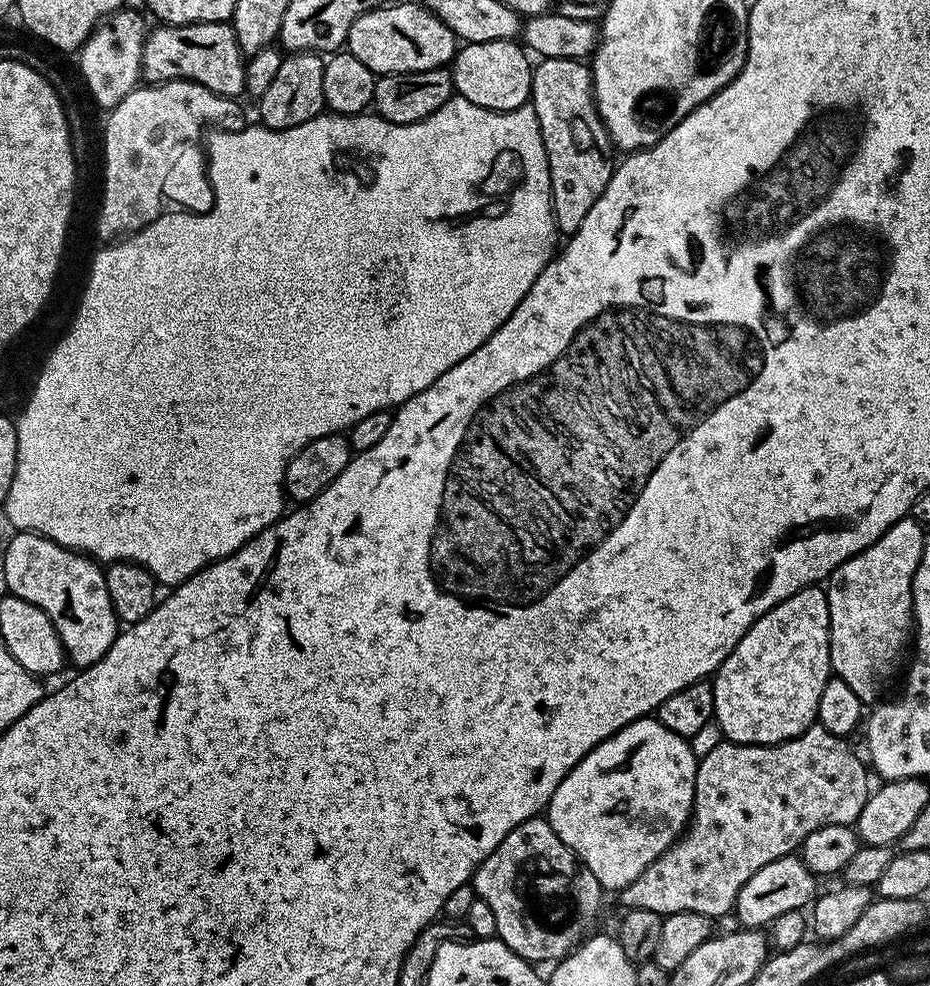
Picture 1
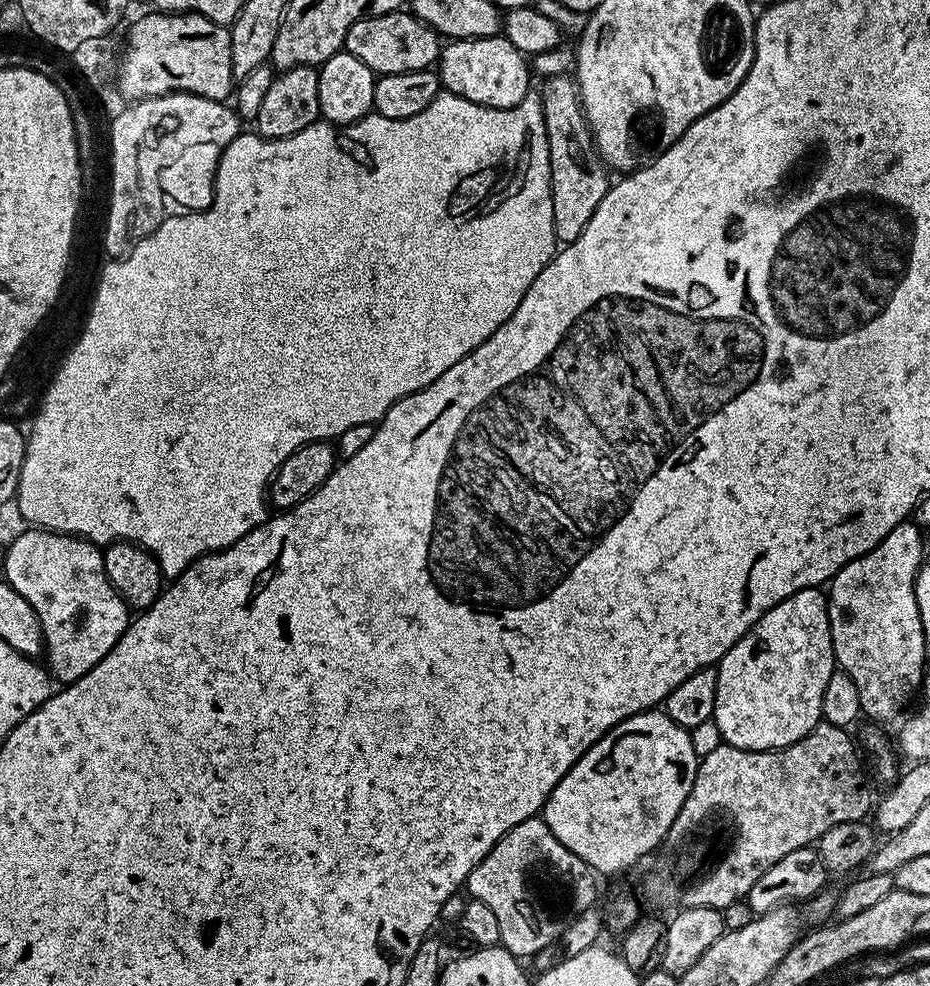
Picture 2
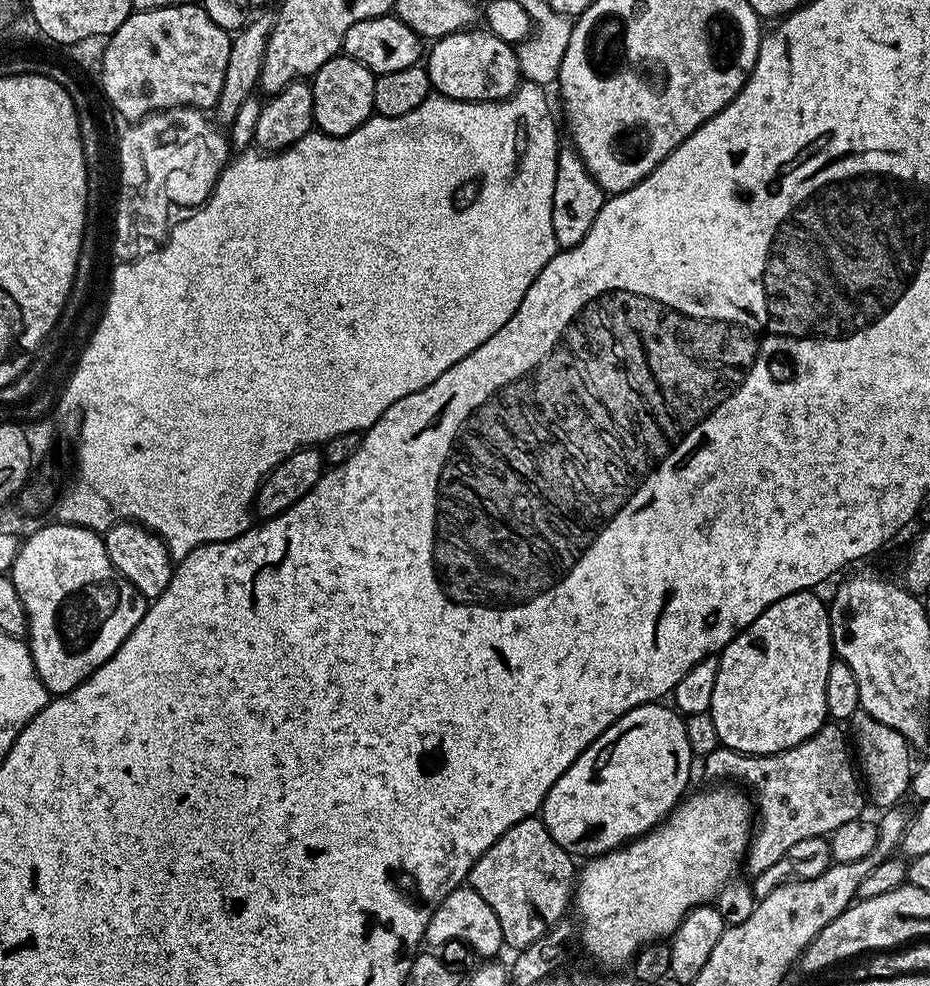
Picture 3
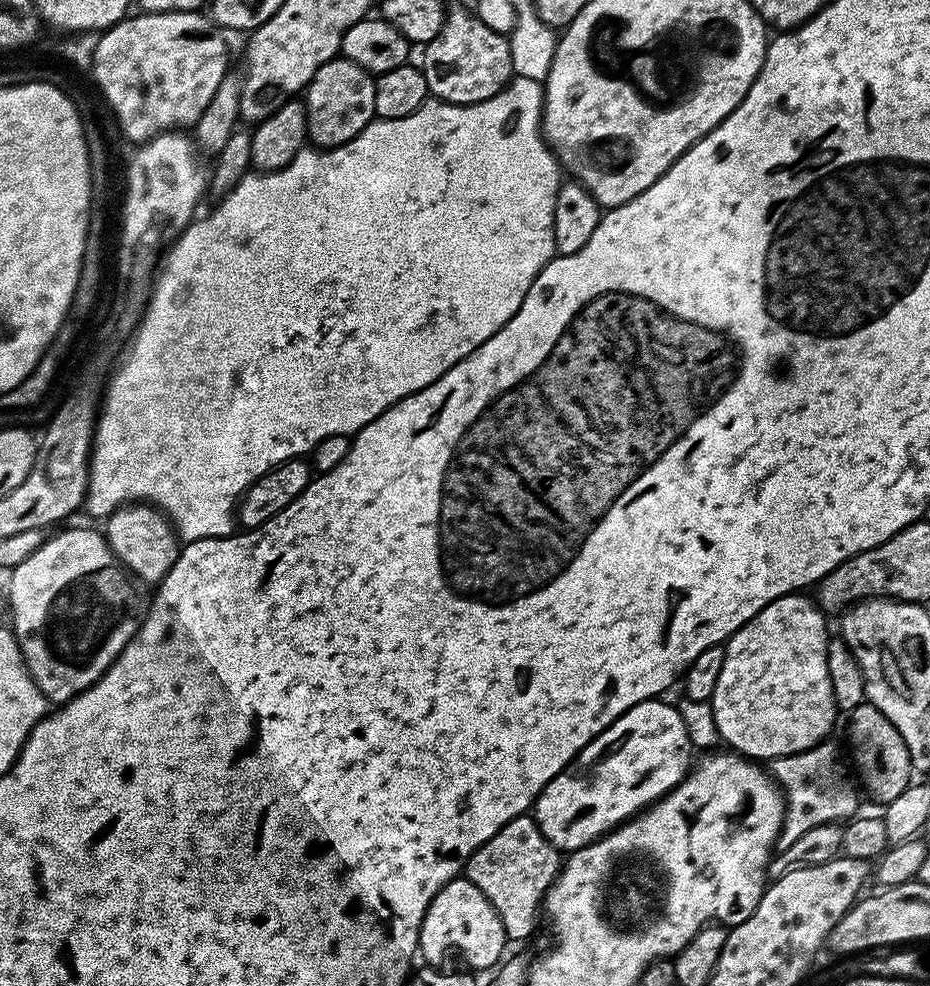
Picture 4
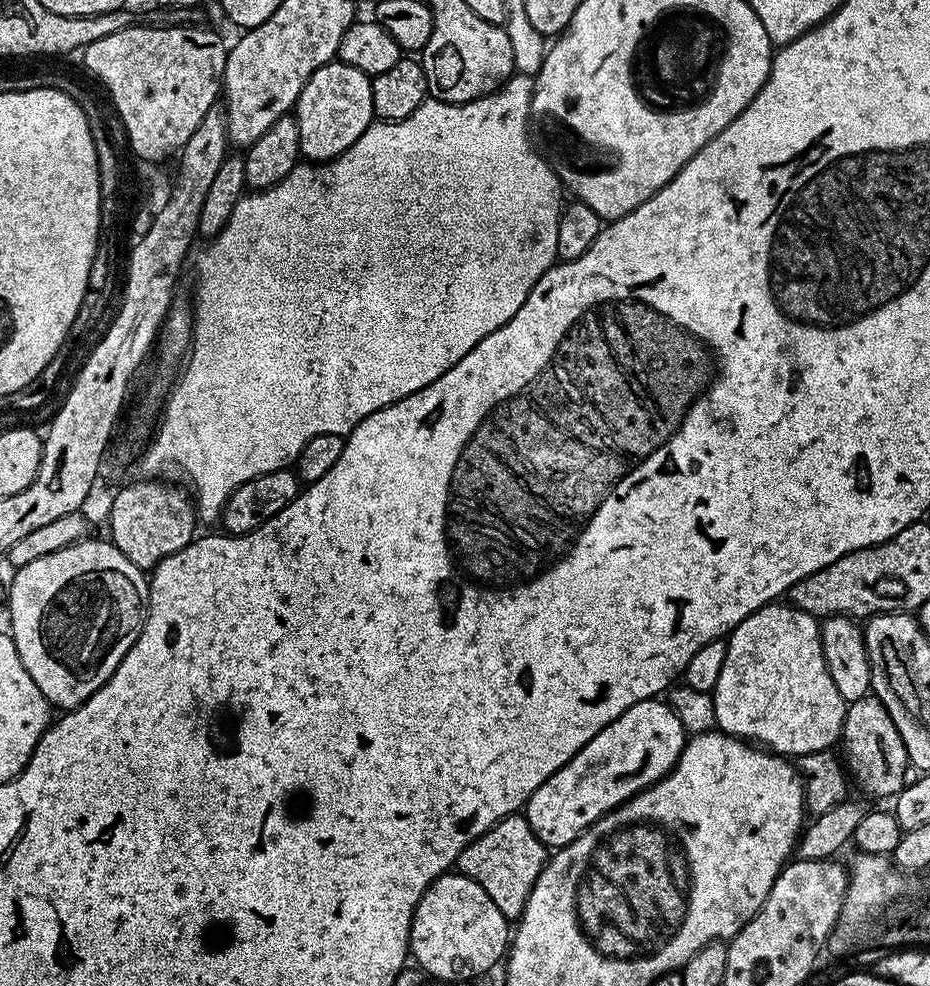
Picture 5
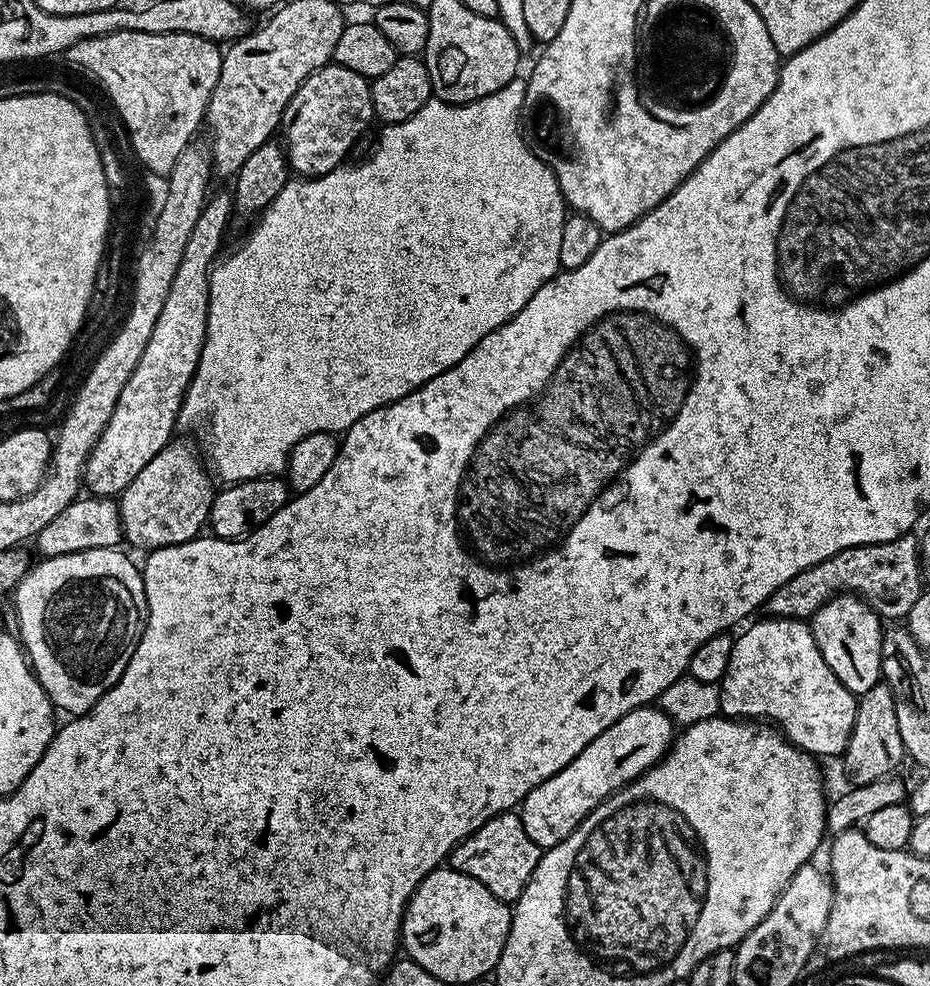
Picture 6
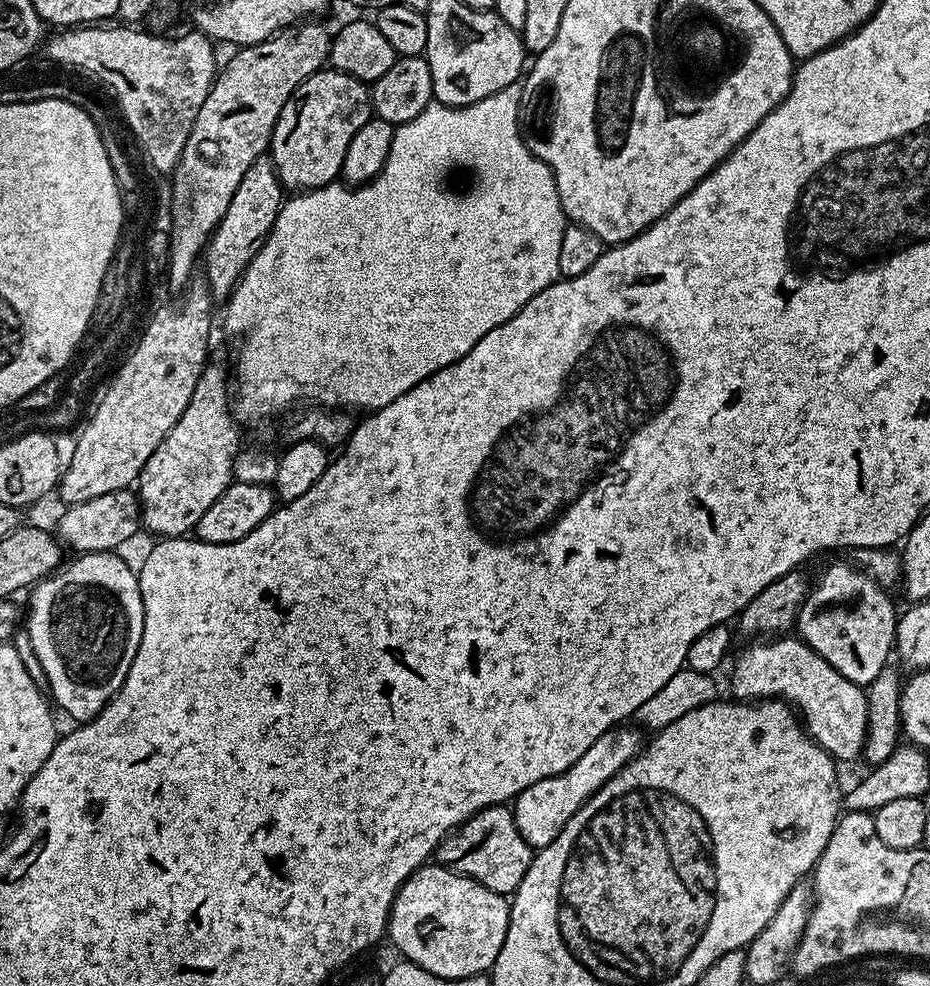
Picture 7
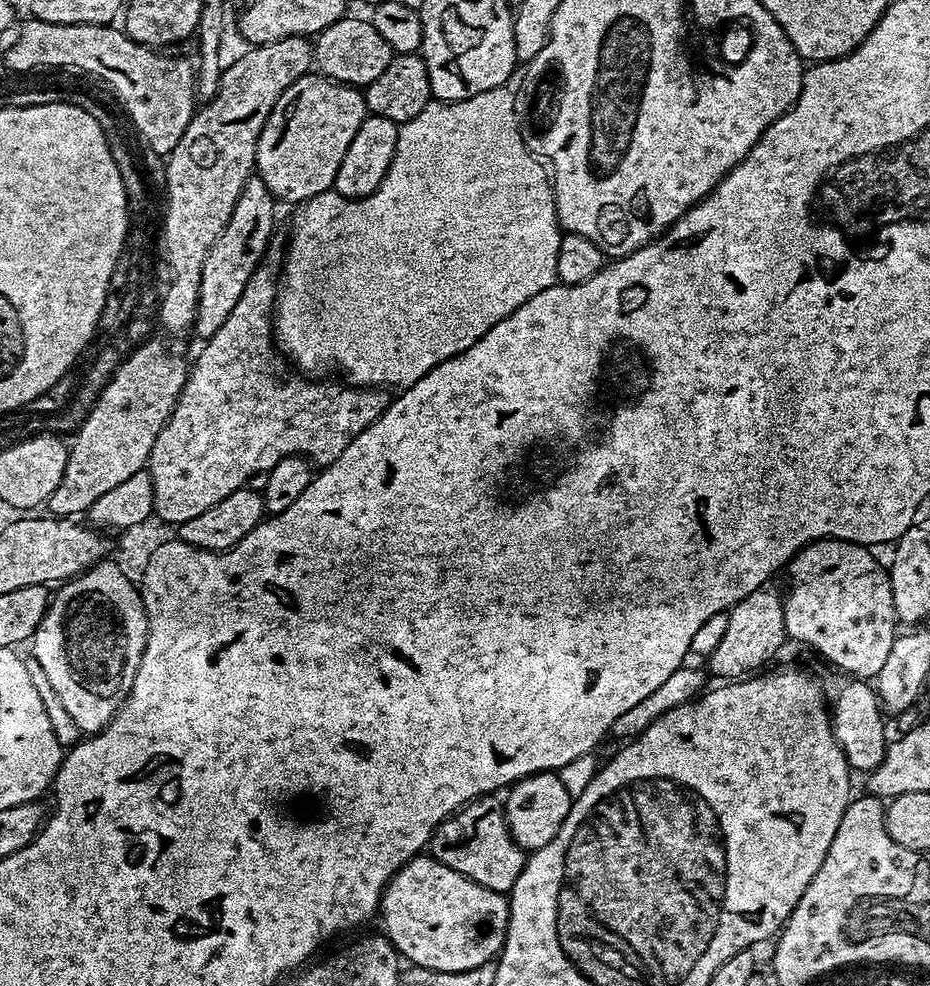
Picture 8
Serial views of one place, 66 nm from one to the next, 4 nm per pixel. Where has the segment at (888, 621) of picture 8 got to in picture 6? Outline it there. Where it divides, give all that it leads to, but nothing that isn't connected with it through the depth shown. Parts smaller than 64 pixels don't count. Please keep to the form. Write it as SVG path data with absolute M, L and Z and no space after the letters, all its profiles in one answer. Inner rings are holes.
M841 594L828 600L818 611L810 617L810 627L814 642L818 642L818 650L822 650L822 658L826 658L826 666L834 670L834 678L842 682L851 693L857 696L862 695L872 686L882 680L880 663L882 660L882 642L884 641L885 629L882 625L882 618L865 600L851 594Z

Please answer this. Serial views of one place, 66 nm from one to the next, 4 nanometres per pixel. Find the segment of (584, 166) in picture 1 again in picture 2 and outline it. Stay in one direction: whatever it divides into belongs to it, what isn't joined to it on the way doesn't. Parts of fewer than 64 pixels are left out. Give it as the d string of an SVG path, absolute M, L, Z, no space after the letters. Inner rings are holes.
M571 75L549 76L543 81L544 93L538 99L544 106L544 121L552 167L552 201L554 202L554 234L561 245L574 242L586 230L598 202L606 198L610 187L609 169L600 158L592 139L584 109L580 106L580 90Z

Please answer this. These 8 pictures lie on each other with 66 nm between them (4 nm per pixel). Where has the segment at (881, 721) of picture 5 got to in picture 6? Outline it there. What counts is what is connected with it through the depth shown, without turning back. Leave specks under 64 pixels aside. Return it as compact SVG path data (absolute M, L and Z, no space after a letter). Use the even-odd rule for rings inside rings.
M881 680L857 699L854 730L851 731L842 763L854 786L868 785L893 775L905 756L893 692L888 684Z

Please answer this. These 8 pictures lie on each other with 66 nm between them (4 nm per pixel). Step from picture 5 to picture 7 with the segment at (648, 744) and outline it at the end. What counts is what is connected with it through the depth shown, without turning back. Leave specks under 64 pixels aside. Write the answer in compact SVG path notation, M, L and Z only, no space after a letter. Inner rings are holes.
M617 726L600 735L594 746L590 746L590 750L586 750L586 754L582 754L582 758L578 758L578 762L563 776L551 776L534 782L534 786L522 790L515 797L516 825L522 838L526 838L533 850L542 849L554 842L566 822L570 822L570 818L587 802L588 797L593 796L607 780L614 778L614 774L618 774L618 770L622 770L641 751L641 733L635 727L624 727L628 726Z

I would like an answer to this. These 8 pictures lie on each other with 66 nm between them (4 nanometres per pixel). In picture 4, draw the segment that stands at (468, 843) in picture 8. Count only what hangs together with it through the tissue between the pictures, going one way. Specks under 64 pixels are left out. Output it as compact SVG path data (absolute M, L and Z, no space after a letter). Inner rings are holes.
M531 815L515 816L490 842L486 842L469 858L466 879L474 882L494 906L509 941L524 940L536 928L536 912L541 911L544 895L556 882L562 867L562 853L544 837Z

